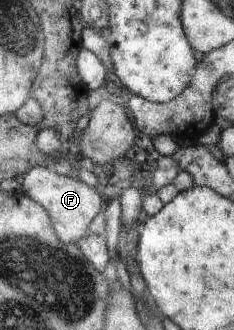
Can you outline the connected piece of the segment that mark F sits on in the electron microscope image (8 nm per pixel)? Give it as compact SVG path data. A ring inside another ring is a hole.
M35 166L23 179L23 191L48 208L57 233L65 243L79 244L92 233L91 223L105 203L101 197L103 194L97 188L84 183L81 178L61 175L47 166Z

